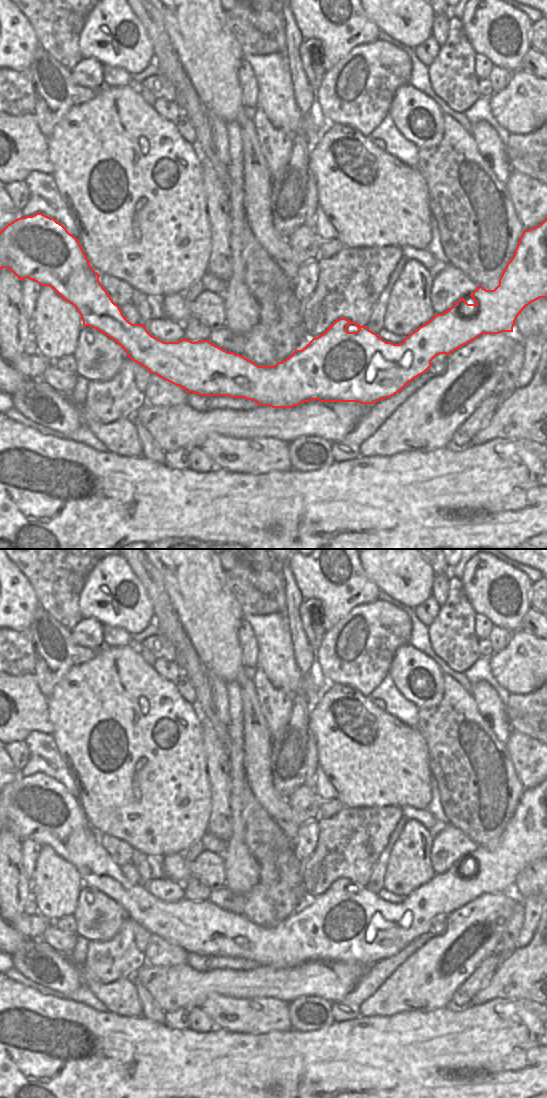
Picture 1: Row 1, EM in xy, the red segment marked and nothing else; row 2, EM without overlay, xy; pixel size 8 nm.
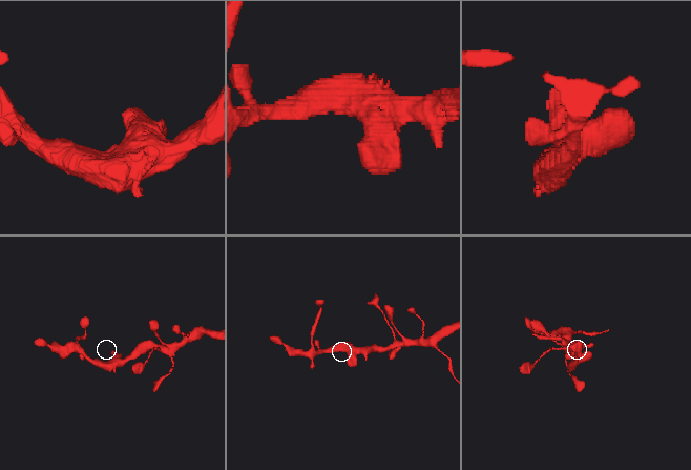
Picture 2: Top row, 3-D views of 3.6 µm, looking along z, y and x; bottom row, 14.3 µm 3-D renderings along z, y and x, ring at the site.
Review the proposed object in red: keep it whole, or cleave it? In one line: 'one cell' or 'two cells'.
one cell

